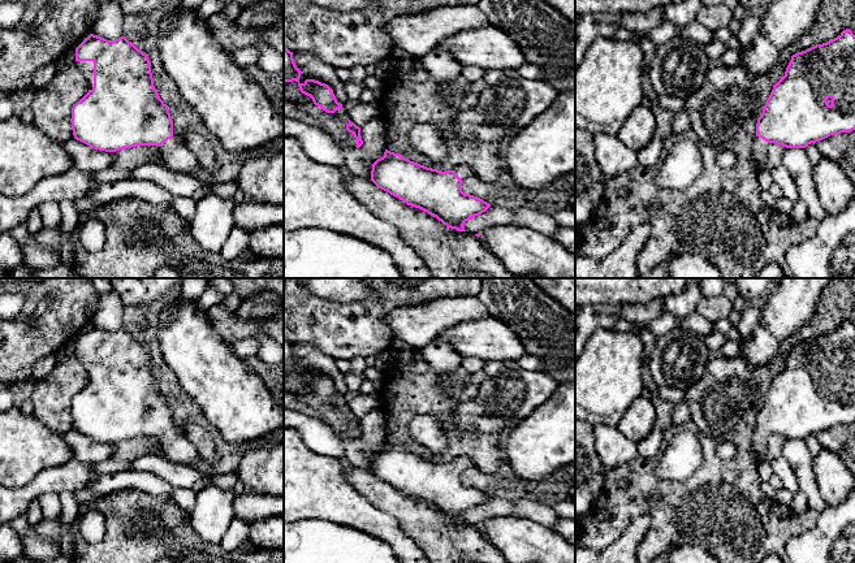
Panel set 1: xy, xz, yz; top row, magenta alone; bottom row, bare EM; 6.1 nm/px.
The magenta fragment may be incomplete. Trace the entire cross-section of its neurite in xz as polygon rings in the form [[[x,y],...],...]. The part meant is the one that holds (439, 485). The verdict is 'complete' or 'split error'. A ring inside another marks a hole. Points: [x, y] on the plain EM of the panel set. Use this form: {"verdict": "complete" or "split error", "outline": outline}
{"verdict": "split error", "outline": [[[388,441],[372,455],[371,462],[371,472],[379,480],[458,523],[466,523],[465,514],[491,498],[483,490],[462,482],[462,472],[474,467],[468,455],[440,463]]]}

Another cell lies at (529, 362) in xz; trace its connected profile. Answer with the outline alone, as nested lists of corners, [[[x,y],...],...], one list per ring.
[[[526,354],[522,356],[518,363],[524,368],[530,371],[543,371],[543,363],[537,356]]]

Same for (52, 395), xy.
[[[59,354],[51,373],[34,384],[30,395],[33,416],[59,434],[74,430],[72,399],[87,384],[88,376],[82,363],[73,355]]]

